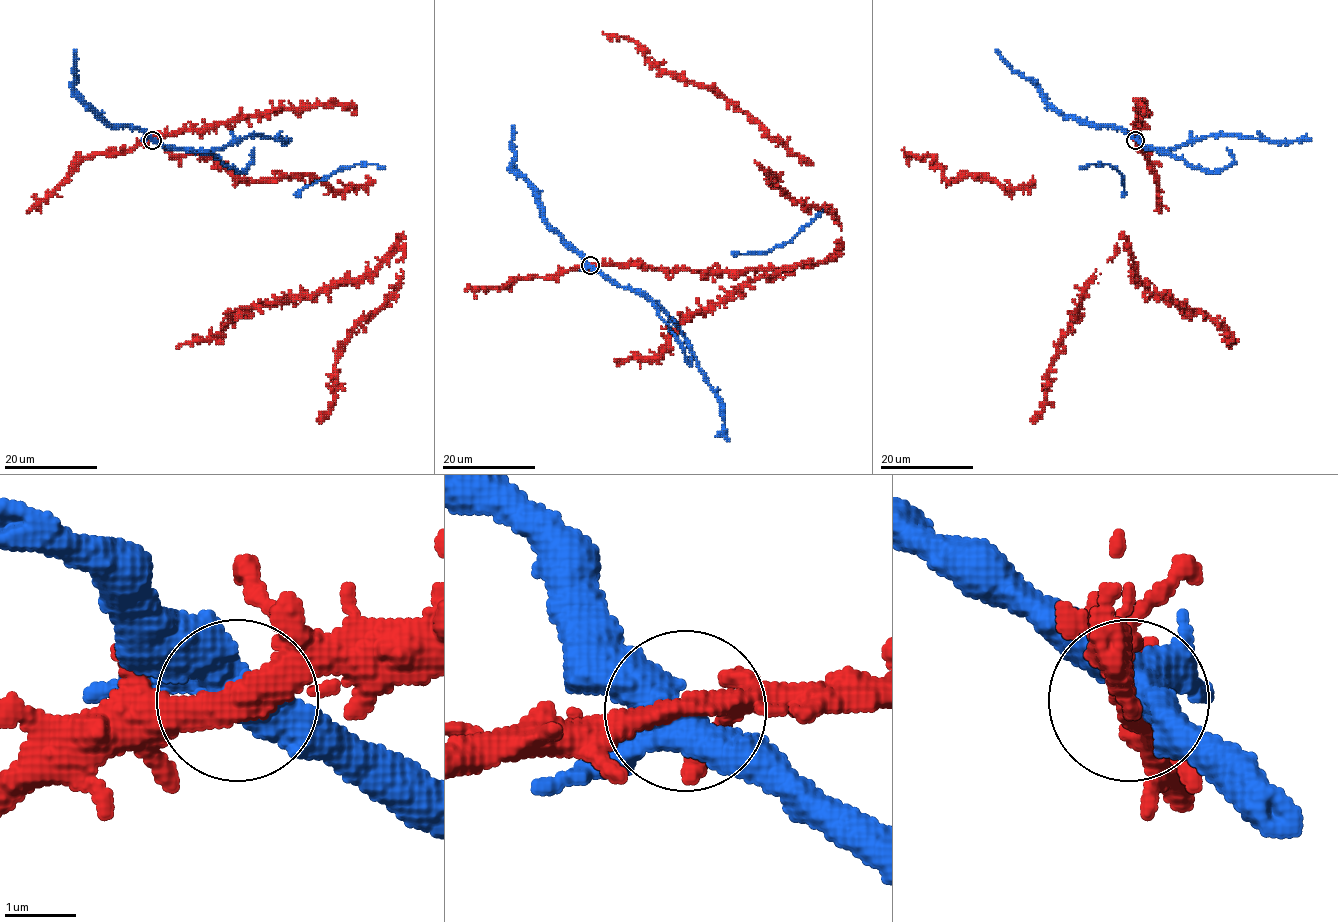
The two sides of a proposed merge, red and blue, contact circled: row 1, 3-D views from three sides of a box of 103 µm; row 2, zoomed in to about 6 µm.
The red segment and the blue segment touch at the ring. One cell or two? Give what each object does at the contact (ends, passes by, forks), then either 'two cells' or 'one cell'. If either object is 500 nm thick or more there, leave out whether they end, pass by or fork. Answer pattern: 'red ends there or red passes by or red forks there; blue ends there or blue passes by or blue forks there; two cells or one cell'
red passes by; blue forks there; two cells

